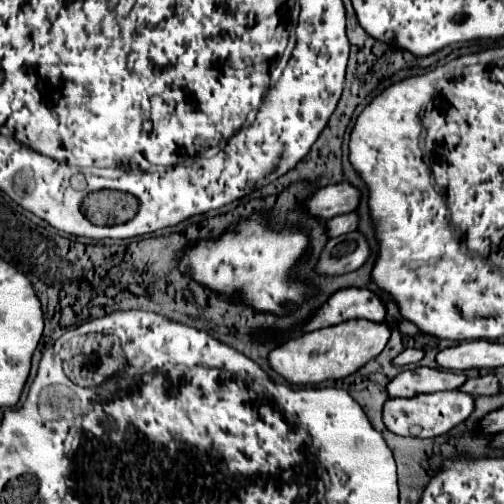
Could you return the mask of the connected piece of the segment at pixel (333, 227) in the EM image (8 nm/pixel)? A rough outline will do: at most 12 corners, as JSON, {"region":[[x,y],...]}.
{"region":[[356,213],[326,221],[326,235],[342,235],[358,225]]}

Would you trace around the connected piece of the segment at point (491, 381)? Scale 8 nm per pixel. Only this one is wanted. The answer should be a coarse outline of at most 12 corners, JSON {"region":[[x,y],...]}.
{"region":[[496,375],[468,379],[460,391],[468,395],[500,393]]}

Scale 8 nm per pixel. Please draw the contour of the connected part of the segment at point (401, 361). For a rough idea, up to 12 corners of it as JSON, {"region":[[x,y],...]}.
{"region":[[406,349],[392,359],[394,367],[418,363],[422,349]]}

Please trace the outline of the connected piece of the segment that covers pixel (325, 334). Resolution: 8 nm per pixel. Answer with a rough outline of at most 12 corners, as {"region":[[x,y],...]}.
{"region":[[352,319],[278,345],[290,385],[344,379],[374,359],[390,327]]}

